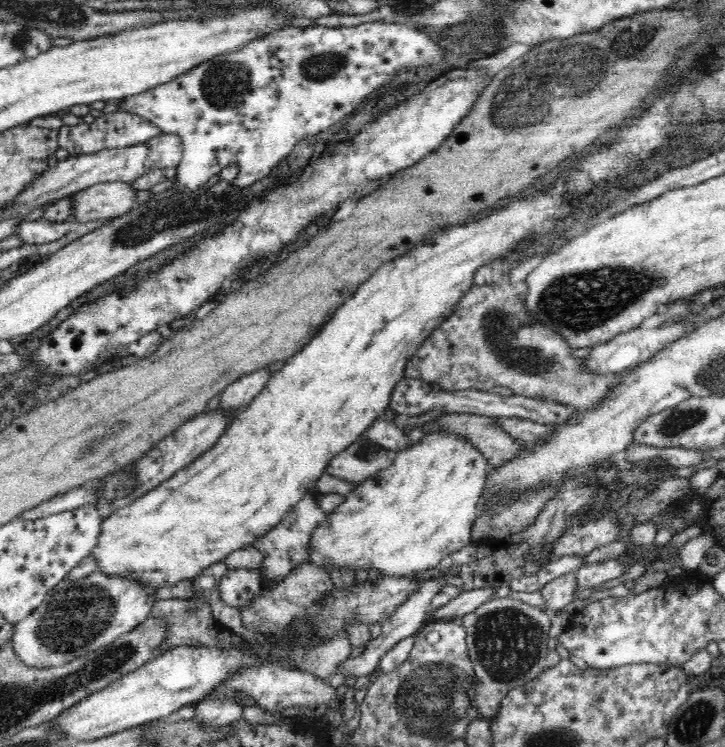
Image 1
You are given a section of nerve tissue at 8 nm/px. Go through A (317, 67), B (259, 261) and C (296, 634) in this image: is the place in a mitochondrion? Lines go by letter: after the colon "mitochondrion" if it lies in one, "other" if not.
A: mitochondrion
B: other
C: mitochondrion

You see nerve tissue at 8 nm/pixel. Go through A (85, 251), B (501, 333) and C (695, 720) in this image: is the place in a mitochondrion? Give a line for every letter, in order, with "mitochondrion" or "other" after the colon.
A: other
B: mitochondrion
C: mitochondrion

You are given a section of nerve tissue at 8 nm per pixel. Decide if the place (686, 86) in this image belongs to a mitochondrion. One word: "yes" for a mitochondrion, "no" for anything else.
no

